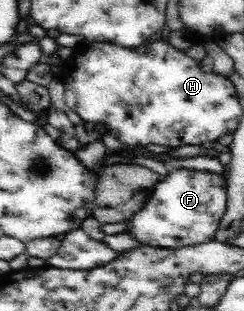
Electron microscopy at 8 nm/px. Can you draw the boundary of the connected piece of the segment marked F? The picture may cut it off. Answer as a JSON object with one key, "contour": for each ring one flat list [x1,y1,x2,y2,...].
{"contour":[[180,168,169,170,167,176,159,180,150,194,148,200,126,222,124,234,128,234,138,243,138,247,147,246,156,249,175,250,180,248,194,247,195,245,209,244,215,240,220,221,227,208,227,183,222,174,214,172,202,172]]}

